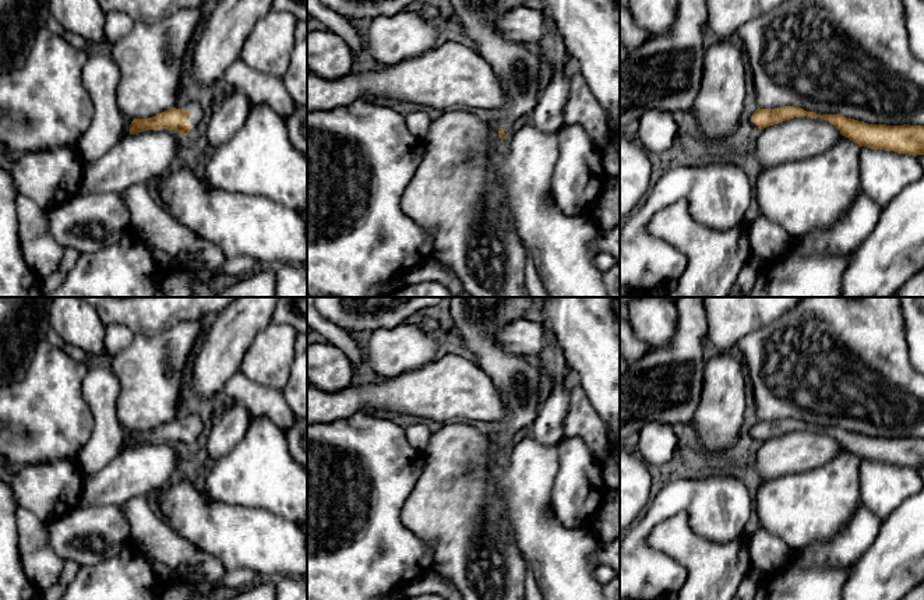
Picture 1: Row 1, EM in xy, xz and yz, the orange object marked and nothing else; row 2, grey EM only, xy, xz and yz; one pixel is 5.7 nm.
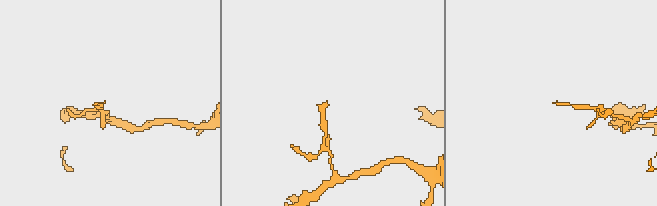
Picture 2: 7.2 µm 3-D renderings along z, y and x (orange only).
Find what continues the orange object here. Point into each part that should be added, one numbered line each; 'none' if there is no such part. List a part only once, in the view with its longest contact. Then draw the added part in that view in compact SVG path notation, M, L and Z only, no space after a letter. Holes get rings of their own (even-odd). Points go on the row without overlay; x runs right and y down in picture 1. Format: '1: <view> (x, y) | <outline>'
1: xy (197, 430) | M195 414L179 416L174 420L180 421L180 423L190 423L191 424L191 427L187 428L187 434L191 435L191 442L187 447L187 449L197 449L201 445L201 442L205 437L205 433L207 433L207 427L205 427L204 420L201 420Z

